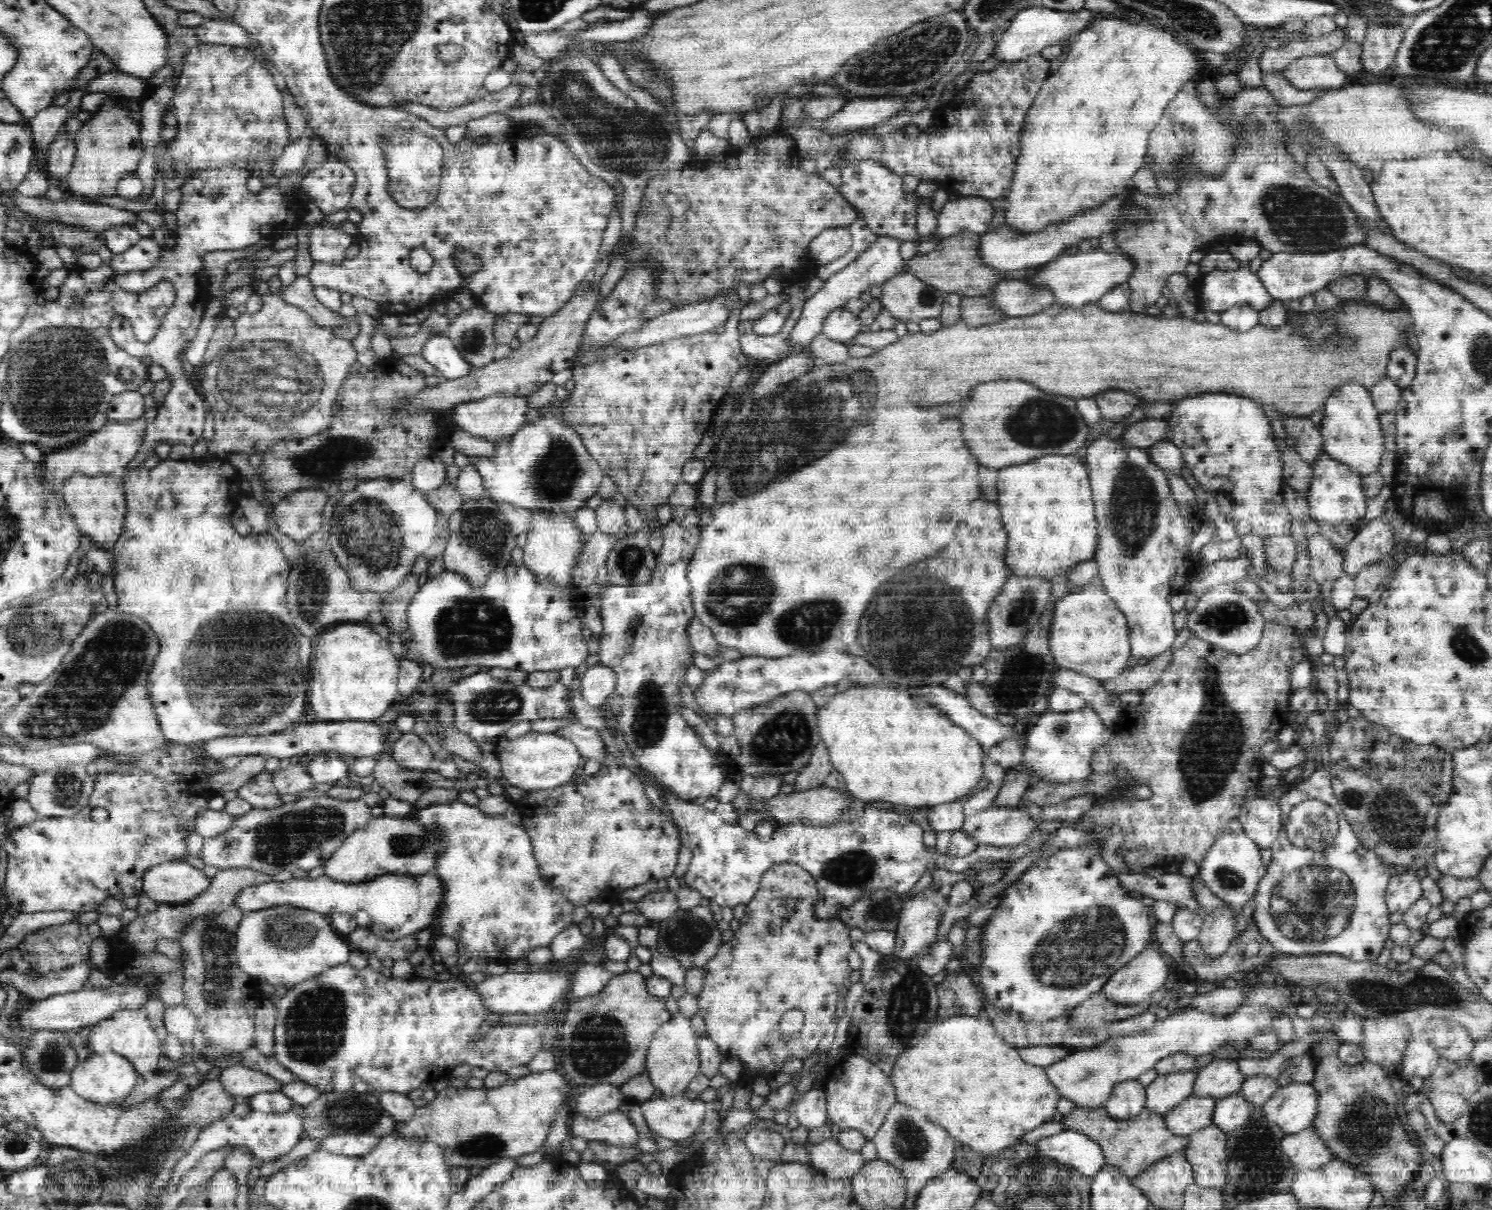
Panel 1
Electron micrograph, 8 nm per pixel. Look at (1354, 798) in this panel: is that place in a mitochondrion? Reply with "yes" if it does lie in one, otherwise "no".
yes

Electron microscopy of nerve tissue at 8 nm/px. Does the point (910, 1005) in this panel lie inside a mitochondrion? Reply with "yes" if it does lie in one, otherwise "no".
yes

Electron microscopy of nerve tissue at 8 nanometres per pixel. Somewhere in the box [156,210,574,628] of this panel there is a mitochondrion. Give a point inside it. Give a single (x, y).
(272, 382)

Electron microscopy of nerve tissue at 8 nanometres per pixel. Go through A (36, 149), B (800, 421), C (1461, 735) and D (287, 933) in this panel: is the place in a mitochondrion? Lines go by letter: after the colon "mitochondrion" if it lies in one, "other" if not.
A: other
B: mitochondrion
C: other
D: mitochondrion

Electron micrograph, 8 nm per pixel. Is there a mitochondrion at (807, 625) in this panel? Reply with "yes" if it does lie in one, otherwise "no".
yes

